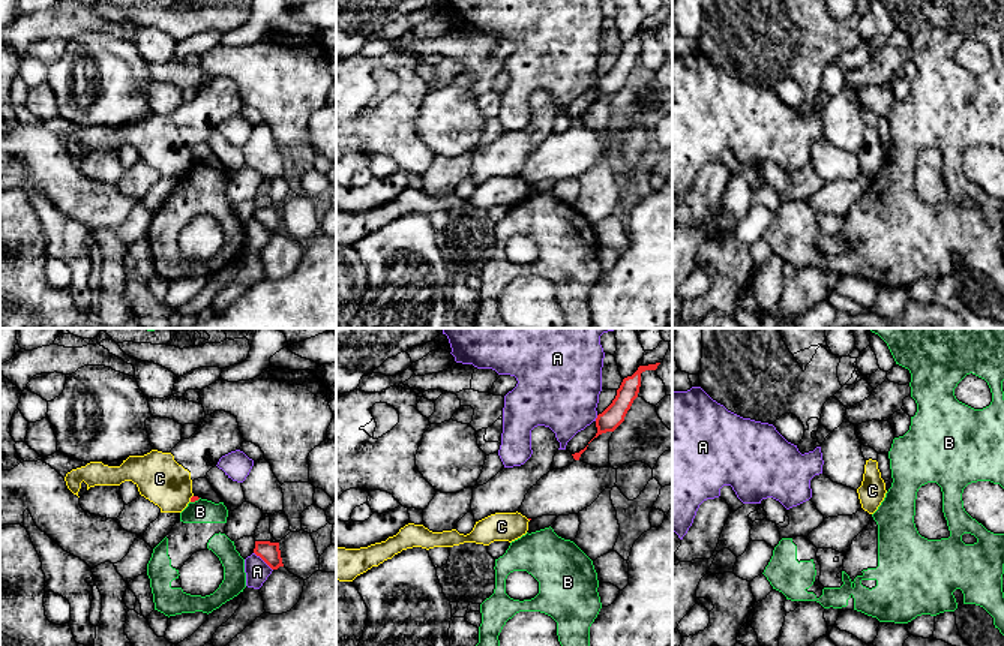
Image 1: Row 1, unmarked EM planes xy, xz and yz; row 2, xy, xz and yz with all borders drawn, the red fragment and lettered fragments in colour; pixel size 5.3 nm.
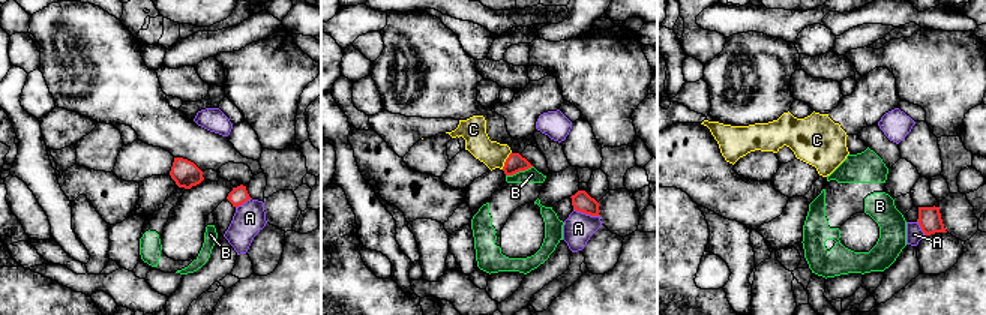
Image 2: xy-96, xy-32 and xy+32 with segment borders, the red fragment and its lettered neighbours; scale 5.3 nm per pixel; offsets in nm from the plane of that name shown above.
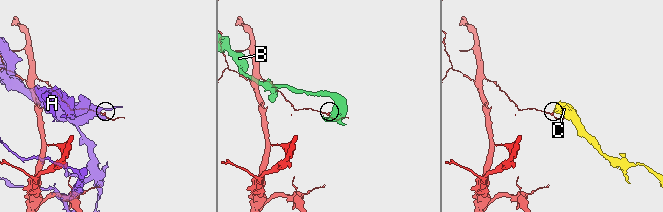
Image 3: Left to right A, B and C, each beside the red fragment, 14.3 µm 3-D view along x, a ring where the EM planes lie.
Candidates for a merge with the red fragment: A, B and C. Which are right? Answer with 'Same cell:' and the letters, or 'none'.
Same cell: none

